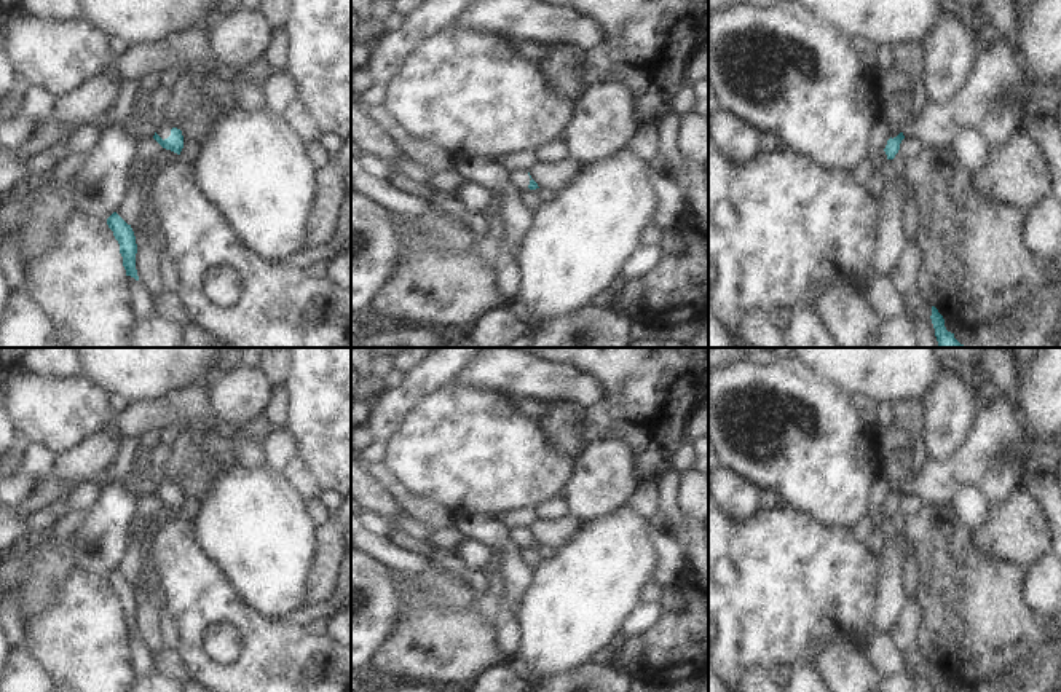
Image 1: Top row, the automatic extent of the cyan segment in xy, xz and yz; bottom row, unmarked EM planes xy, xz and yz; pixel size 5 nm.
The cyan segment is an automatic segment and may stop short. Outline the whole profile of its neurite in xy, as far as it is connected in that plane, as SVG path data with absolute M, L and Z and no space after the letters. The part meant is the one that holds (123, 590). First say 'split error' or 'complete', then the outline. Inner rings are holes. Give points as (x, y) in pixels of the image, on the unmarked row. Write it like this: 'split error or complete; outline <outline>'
complete; outline M113 569L107 576L107 582L113 588L113 593L120 601L120 611L123 614L123 623L126 627L126 633L131 633L136 638L139 638L136 627L137 601L131 582L128 582L116 569Z

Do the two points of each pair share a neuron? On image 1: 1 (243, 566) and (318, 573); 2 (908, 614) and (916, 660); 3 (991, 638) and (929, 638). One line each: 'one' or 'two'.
1: two
2: one
3: one

